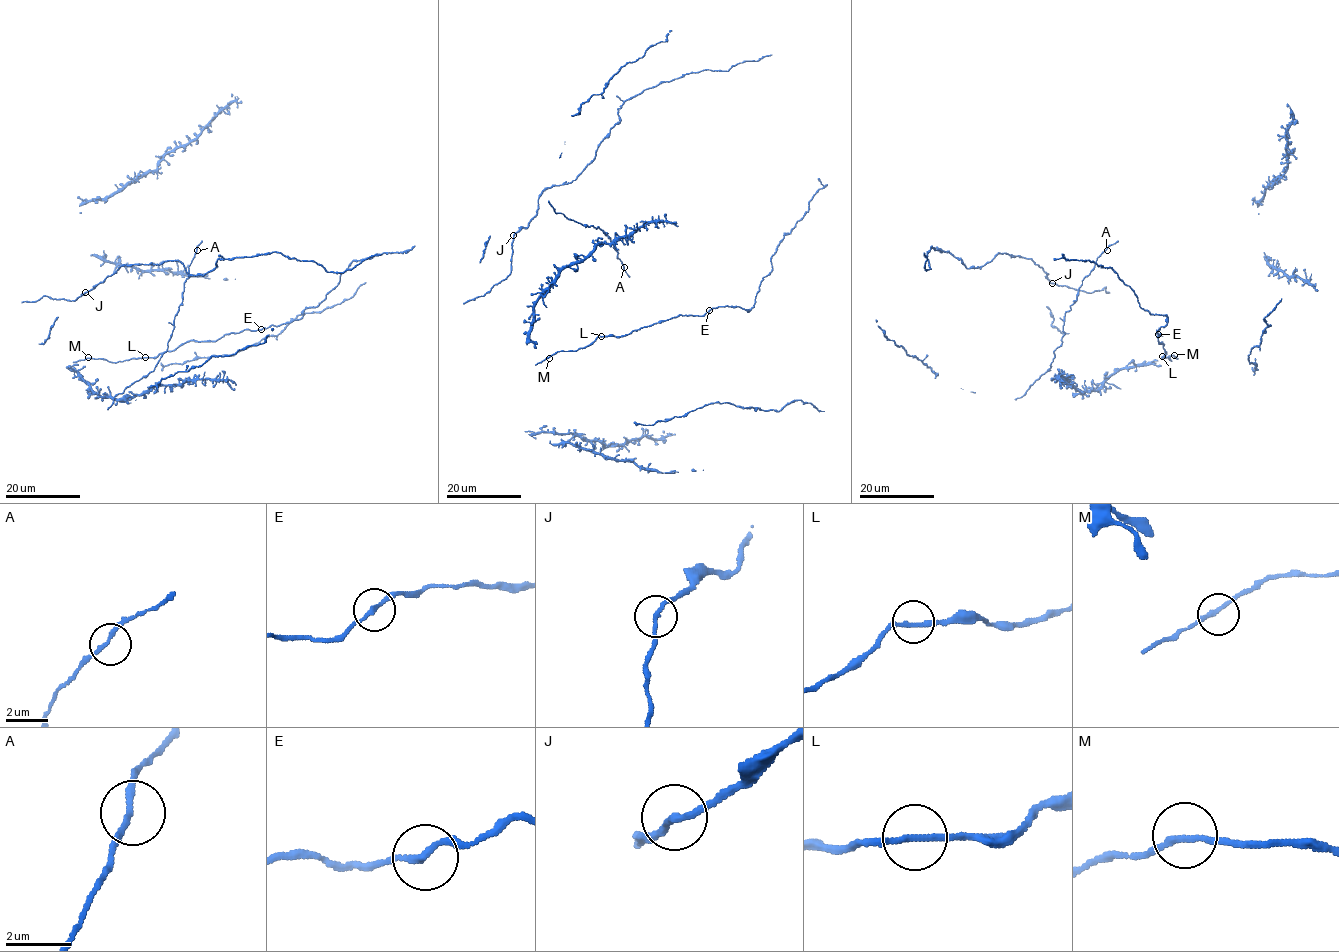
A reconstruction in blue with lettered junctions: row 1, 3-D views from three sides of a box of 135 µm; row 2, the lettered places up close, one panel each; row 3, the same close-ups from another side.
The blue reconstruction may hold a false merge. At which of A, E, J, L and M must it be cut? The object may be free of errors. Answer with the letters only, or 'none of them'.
none of them

